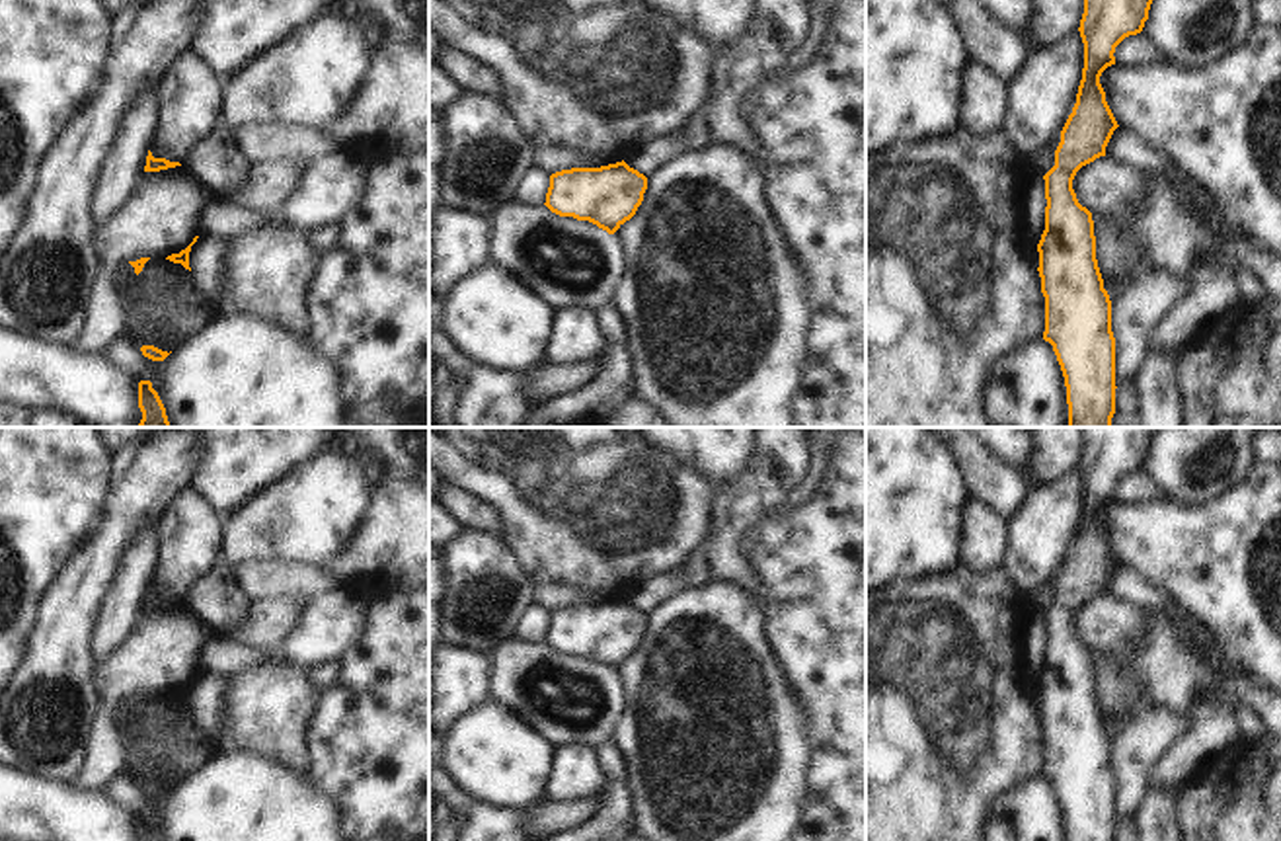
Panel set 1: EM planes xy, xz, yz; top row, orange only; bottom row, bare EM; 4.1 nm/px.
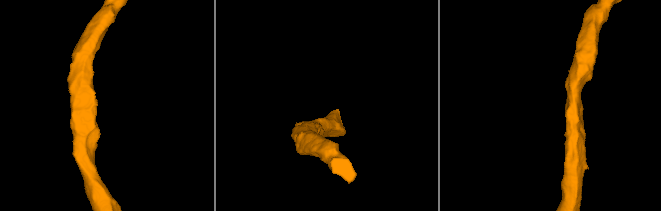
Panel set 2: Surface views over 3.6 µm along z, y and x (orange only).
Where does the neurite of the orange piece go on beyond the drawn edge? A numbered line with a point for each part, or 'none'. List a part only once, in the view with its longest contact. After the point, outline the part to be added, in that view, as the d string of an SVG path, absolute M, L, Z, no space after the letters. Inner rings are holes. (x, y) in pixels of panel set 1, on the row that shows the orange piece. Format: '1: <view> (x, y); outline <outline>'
none

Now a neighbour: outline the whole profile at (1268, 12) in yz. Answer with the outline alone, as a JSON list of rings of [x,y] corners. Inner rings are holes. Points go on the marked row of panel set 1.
[[[1256,0],[1256,25],[1281,27],[1281,0]]]

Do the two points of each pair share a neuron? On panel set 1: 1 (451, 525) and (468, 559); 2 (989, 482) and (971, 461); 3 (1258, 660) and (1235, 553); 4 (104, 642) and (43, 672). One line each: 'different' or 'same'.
1: different
2: same
3: same
4: different

